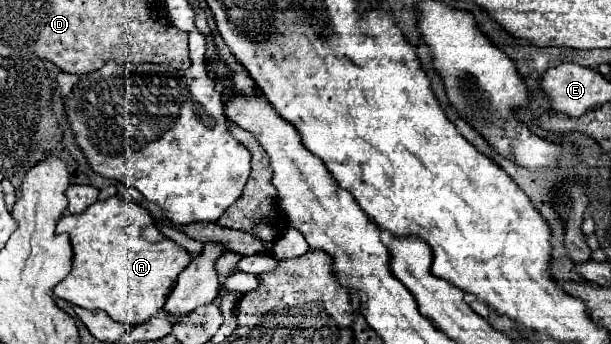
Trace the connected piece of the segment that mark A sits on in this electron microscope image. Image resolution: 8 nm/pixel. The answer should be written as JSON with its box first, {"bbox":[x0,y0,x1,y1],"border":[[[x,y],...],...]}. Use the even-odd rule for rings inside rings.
{"bbox":[52,197,190,327],"border":[[[110,197],[106,201],[96,201],[90,205],[84,213],[80,215],[70,215],[66,213],[60,217],[56,225],[56,233],[68,233],[70,235],[70,245],[72,245],[72,271],[66,275],[64,281],[60,281],[52,291],[56,297],[82,307],[82,309],[102,309],[106,311],[114,321],[120,321],[128,327],[140,325],[148,321],[156,311],[162,309],[164,301],[172,293],[176,279],[180,271],[190,263],[190,253],[176,245],[174,241],[166,239],[158,227],[154,225],[152,217],[148,215],[146,209],[140,205],[122,201],[120,197]]]}

